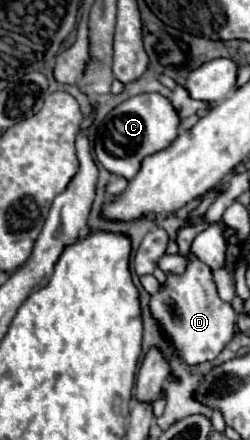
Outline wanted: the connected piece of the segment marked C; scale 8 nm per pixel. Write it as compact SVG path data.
M157 92L137 94L117 108L113 108L107 118L97 128L95 136L95 154L99 162L113 174L133 178L145 156L165 150L179 134L179 116L169 98Z

